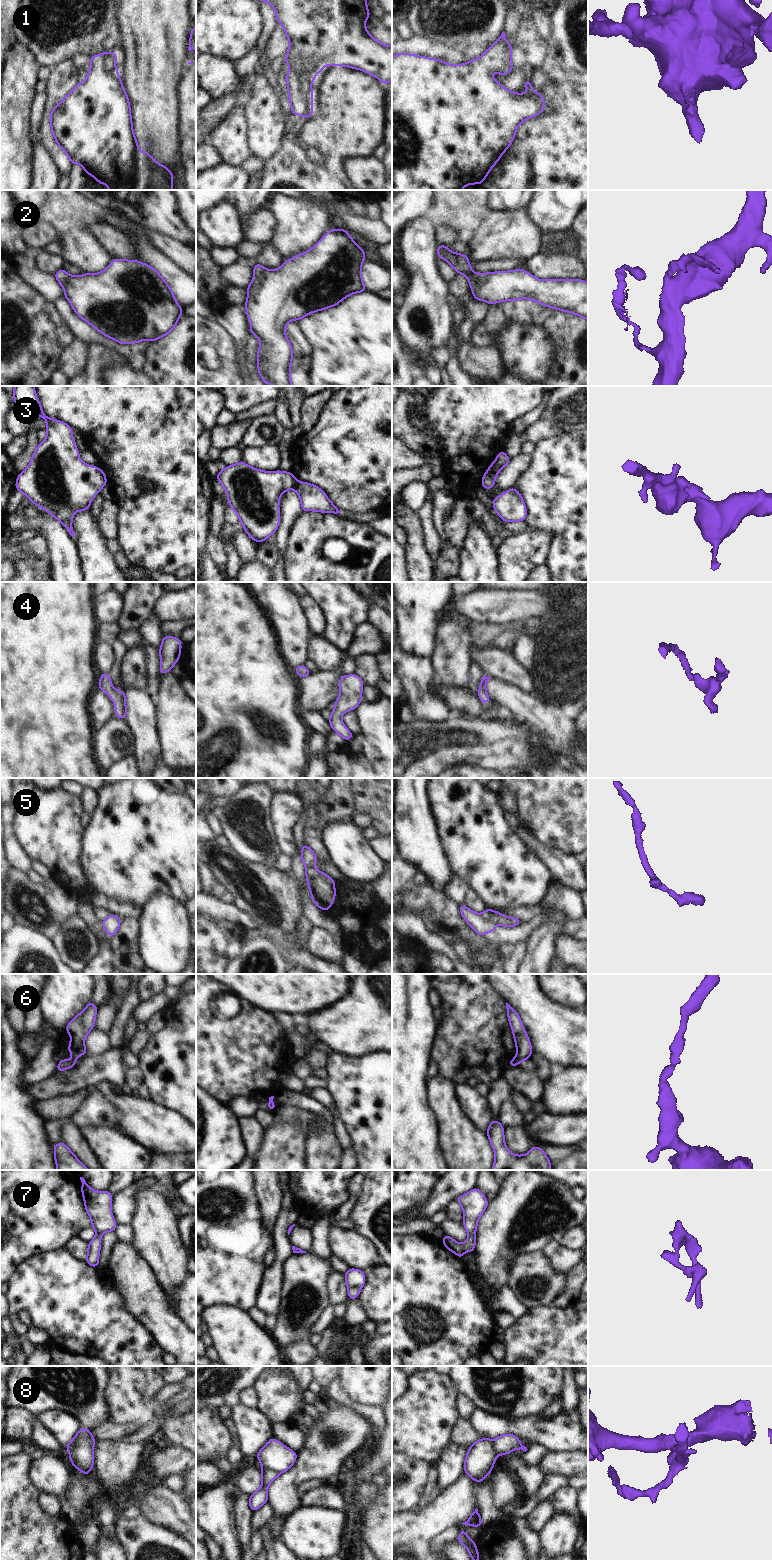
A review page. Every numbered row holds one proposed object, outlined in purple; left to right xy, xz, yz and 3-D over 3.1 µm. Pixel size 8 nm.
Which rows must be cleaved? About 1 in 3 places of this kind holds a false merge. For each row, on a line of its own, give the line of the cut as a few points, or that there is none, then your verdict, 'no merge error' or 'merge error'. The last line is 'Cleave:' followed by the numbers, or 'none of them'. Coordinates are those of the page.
1: no cut | no merge error
2: no cut | no merge error
3: xz (298, 481), (292, 488) | merge error
4: no cut | no merge error
5: yz (480, 914), (484, 919), (494, 924) | merge error
6: yz (517, 1056), (524, 1059) | merge error
7: no cut | no merge error
8: xz (263, 1466), (279, 1474) | merge error
Cleave: 3, 5, 6, 8

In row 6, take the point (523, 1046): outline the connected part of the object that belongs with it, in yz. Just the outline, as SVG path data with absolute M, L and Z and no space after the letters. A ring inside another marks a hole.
M506 1002L507 1016L516 1044L517 1057L527 1060L532 1055L532 1045L519 1014Z

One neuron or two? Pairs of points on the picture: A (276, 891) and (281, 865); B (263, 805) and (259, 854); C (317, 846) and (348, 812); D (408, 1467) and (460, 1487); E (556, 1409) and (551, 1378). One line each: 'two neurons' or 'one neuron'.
A: two neurons
B: one neuron
C: one neuron
D: two neurons
E: two neurons

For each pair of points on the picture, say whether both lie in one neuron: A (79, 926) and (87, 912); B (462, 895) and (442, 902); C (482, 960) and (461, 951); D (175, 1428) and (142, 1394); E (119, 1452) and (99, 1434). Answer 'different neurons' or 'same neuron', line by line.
A: different neurons
B: different neurons
C: same neuron
D: same neuron
E: different neurons

